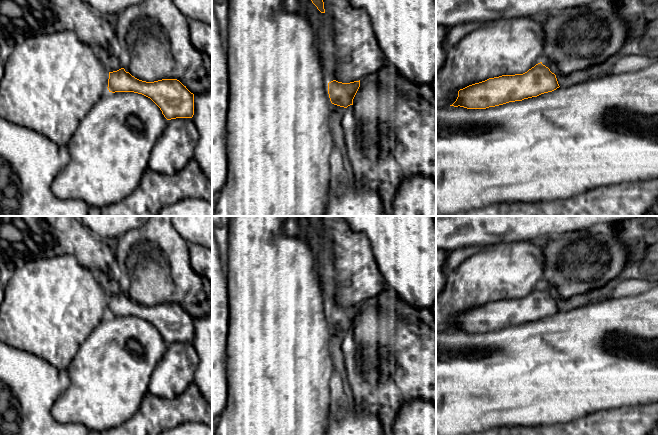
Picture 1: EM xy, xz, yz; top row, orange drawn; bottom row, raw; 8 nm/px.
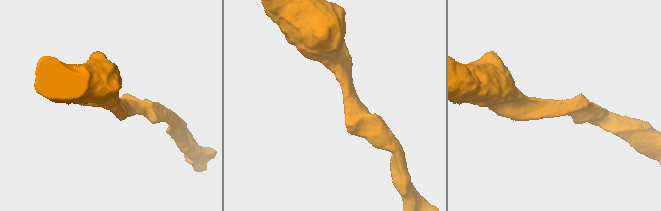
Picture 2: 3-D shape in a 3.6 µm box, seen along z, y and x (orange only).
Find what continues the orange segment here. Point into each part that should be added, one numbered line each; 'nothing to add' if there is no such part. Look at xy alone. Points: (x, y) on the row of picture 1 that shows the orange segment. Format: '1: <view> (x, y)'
nothing to add

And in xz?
nothing to add

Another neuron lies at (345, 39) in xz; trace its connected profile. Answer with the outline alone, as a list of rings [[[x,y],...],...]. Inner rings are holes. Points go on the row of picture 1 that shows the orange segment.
[[[284,0],[283,8],[292,13],[305,12],[308,16],[314,29],[318,55],[321,57],[328,83],[333,80],[350,83],[378,72],[386,64],[386,59],[367,12],[354,8],[348,0],[323,0],[323,2],[324,13],[321,13],[311,0]]]

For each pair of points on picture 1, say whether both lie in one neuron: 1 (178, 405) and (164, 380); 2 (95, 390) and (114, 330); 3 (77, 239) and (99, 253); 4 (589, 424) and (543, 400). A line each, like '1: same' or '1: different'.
1: different
2: same
3: same
4: different

